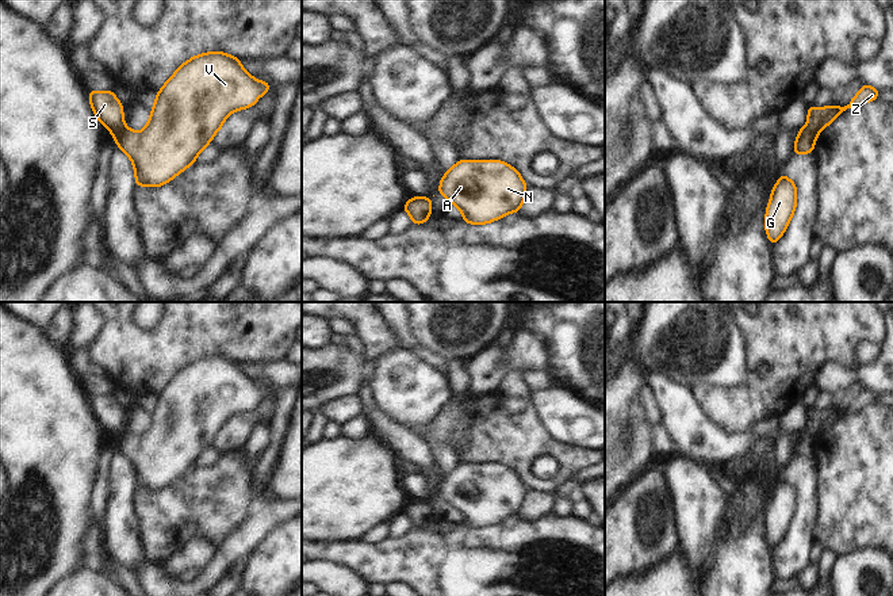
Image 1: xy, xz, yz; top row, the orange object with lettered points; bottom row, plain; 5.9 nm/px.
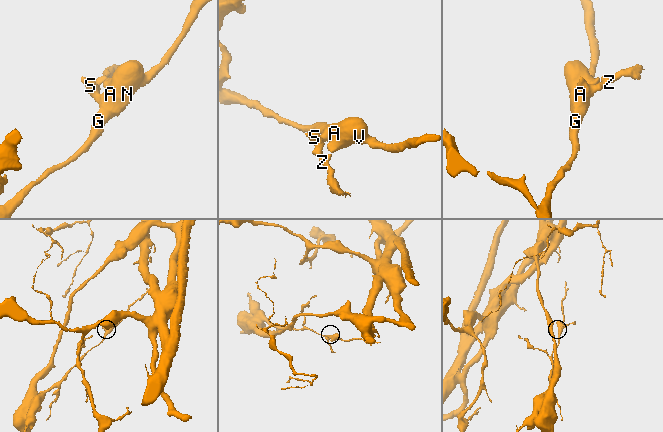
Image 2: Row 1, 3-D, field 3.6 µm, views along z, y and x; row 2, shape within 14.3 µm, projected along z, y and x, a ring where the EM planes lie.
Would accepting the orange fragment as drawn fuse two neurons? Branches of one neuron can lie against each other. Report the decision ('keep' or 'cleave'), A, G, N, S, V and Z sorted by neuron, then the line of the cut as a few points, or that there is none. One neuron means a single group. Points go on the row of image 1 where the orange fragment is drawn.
cleave | A G N V / S Z | xy (127, 128), (115, 138)

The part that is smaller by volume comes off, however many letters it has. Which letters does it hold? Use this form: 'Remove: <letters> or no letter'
Remove: S, Z

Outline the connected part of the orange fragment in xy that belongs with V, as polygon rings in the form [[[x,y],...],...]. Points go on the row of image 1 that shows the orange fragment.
[[[223,51],[198,54],[181,64],[156,95],[146,127],[142,131],[127,127],[115,138],[134,165],[135,186],[161,187],[196,164],[196,156],[212,142],[223,121],[237,110],[254,106],[271,87],[269,81],[252,77],[241,60]]]

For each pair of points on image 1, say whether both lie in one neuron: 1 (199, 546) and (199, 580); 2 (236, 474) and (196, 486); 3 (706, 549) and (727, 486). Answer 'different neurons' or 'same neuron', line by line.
1: different neurons
2: same neuron
3: different neurons

